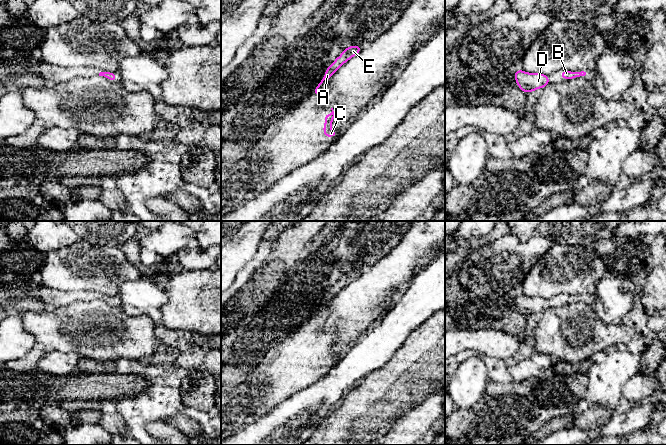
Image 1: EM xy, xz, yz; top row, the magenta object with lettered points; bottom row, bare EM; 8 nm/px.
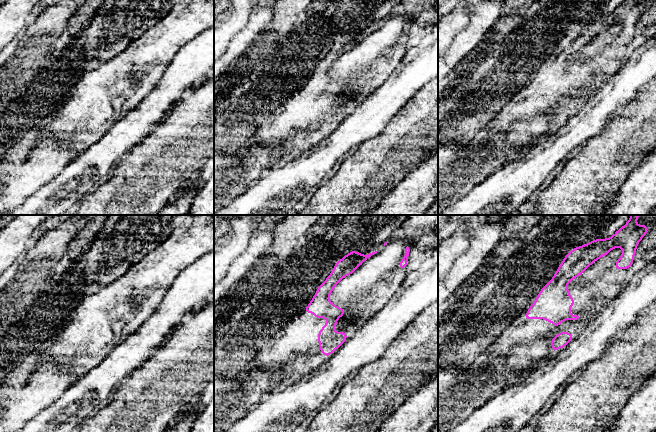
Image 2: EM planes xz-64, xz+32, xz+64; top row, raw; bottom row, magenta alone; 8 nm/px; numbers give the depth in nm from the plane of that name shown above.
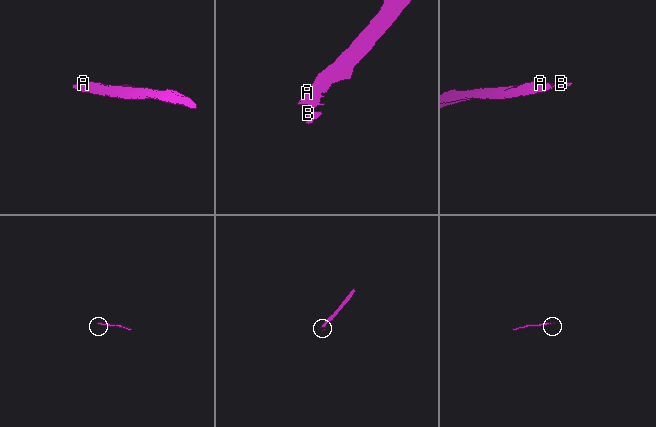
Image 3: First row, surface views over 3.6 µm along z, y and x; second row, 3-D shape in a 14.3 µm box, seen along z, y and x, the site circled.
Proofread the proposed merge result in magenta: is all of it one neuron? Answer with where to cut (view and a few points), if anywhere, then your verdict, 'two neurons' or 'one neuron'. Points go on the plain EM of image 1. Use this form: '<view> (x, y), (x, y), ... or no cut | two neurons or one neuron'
no cut | one neuron

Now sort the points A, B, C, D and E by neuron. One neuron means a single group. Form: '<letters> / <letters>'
A B C D E

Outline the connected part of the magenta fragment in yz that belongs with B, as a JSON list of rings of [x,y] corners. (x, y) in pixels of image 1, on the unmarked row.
[[[565,294],[559,299],[559,301],[570,304],[572,302],[582,301],[582,300],[585,300],[585,299],[586,299],[586,296],[584,296],[584,295],[571,296],[571,295],[566,295]]]

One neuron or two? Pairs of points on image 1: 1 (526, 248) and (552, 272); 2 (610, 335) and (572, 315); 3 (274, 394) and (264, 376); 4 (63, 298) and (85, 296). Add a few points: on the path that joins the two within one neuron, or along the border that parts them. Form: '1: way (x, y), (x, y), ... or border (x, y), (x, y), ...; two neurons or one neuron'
1: border (554, 243), (532, 266), (524, 278); two neurons
2: way (601, 335), (591, 334), (581, 324); one neuron
3: way (270, 390), (268, 380); one neuron
4: way (68, 297), (80, 296); one neuron

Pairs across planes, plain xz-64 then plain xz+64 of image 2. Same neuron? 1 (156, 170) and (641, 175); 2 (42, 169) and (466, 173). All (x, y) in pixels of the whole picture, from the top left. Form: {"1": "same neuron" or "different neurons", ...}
{"1": "different neurons", "2": "same neuron"}

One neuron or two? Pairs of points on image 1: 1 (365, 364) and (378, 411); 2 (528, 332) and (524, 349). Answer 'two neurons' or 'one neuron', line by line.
1: two neurons
2: one neuron

